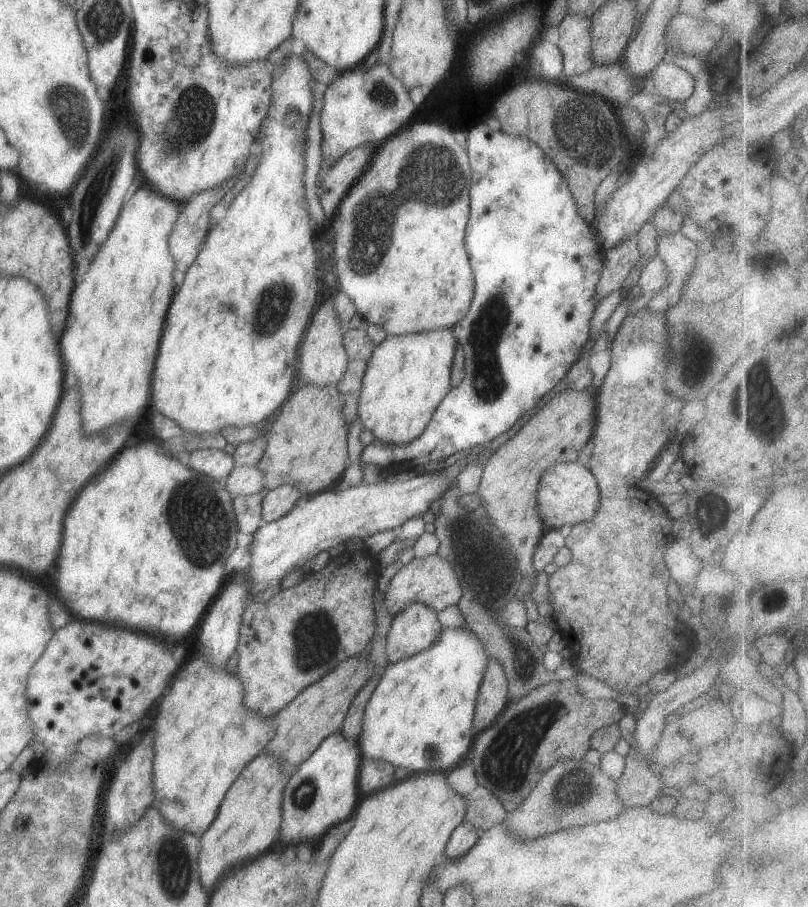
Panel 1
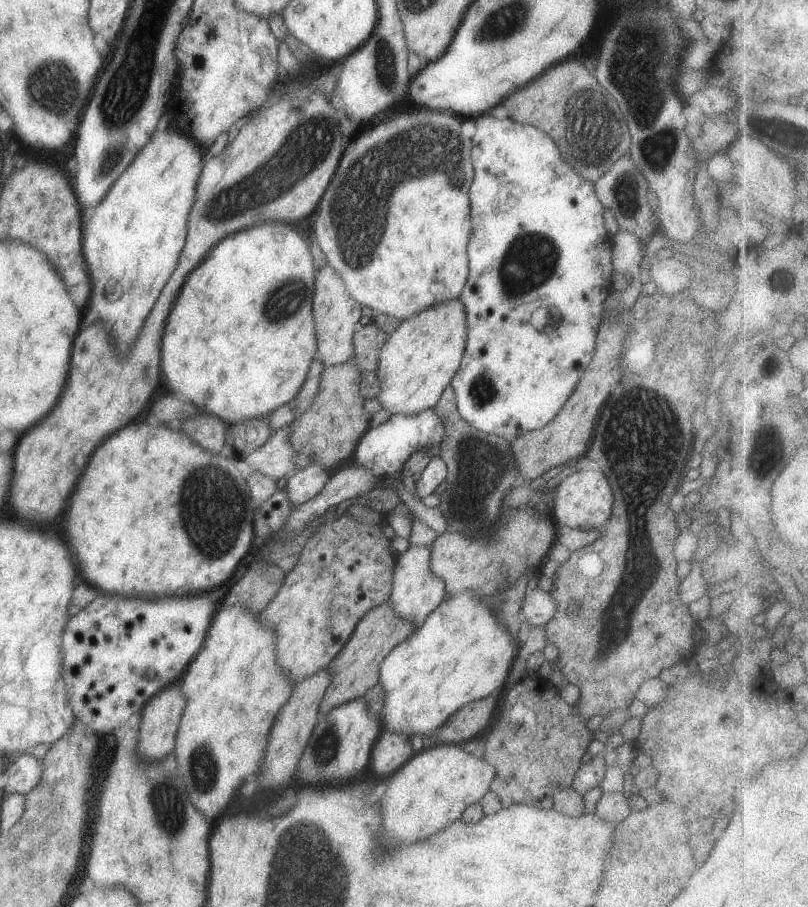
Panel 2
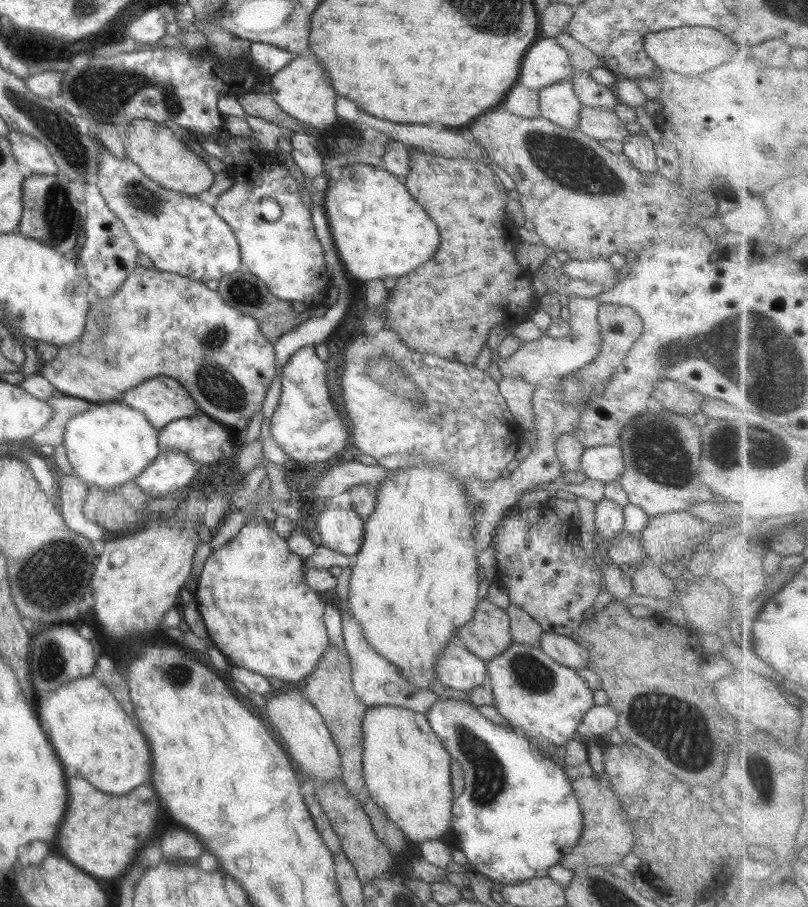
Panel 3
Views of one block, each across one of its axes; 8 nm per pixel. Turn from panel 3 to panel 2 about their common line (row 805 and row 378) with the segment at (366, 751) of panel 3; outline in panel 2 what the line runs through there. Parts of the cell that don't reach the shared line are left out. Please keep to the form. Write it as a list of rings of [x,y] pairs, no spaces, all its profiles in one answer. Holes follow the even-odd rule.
[[[460,298],[440,302],[401,321],[379,354],[378,400],[391,415],[420,414],[432,409],[458,372],[467,341],[466,310]]]

